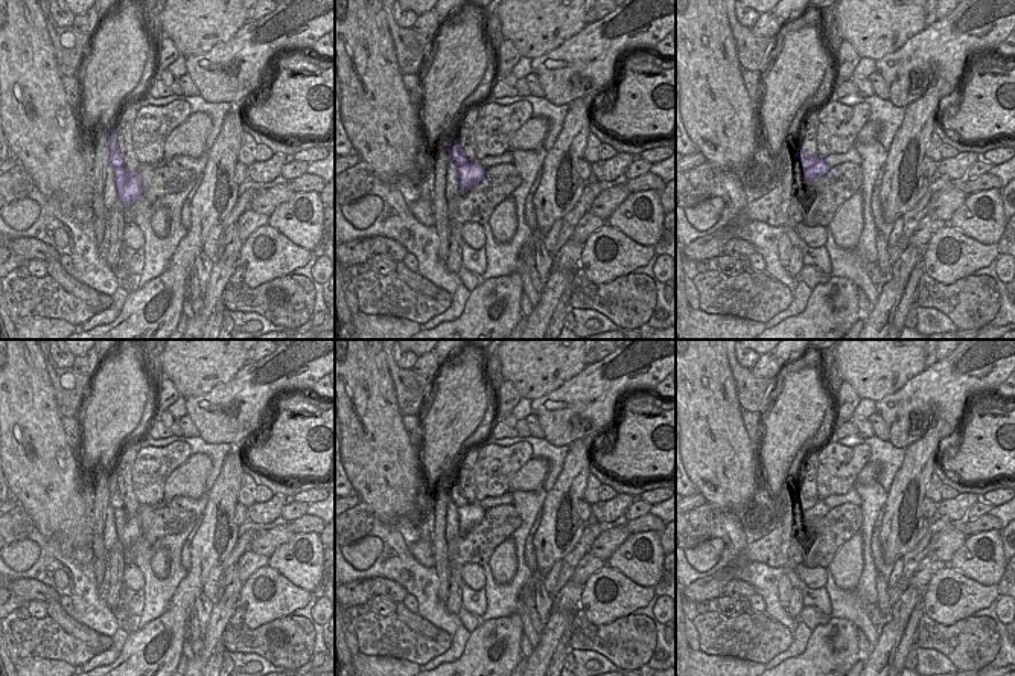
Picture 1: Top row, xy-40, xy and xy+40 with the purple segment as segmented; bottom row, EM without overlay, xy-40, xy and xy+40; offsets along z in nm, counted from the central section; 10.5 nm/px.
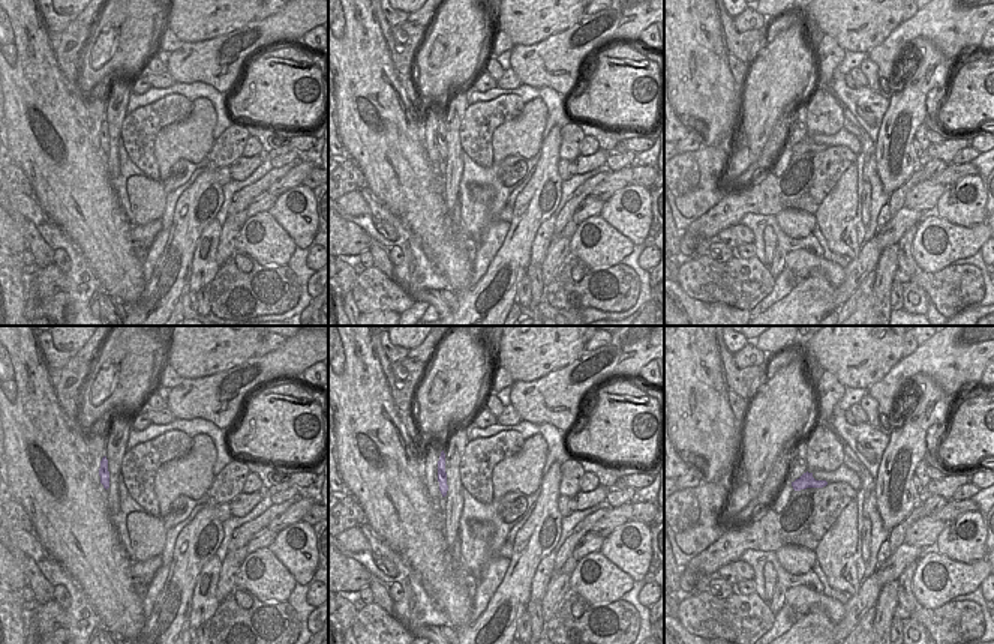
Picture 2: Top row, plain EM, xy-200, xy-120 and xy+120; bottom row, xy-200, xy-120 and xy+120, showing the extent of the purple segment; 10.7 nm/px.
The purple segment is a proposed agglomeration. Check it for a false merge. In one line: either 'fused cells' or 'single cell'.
single cell

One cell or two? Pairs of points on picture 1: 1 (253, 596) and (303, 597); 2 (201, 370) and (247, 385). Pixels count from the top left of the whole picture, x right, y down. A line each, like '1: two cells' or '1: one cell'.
1: one cell
2: two cells

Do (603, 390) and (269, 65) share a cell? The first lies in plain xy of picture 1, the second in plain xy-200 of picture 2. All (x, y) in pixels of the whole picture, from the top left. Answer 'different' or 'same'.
different

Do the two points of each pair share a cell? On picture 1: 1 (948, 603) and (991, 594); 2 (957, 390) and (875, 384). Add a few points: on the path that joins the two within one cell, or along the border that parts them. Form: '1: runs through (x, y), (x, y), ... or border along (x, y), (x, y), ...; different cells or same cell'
1: runs through (959, 597), (980, 596); same cell
2: border along (925, 367), (900, 389), (875, 402); different cells

